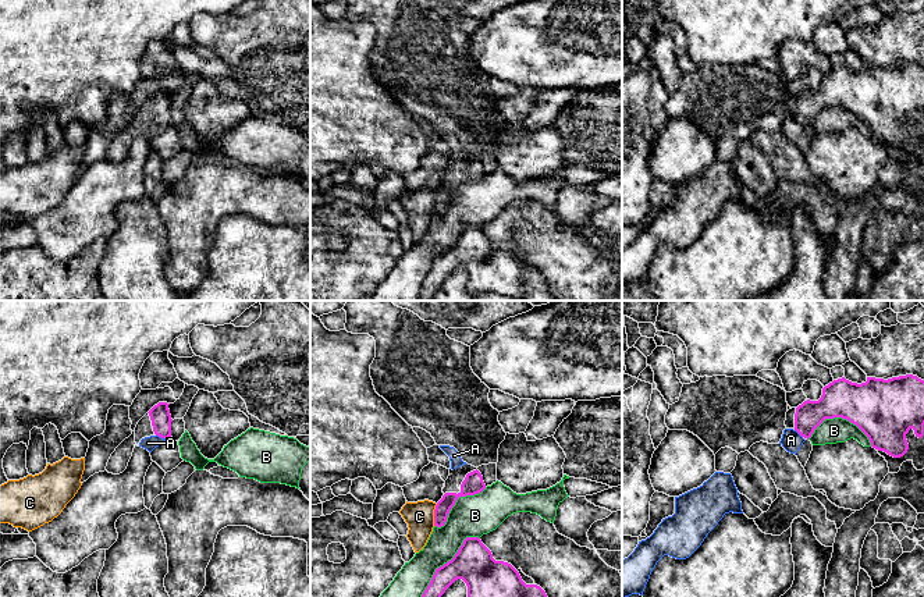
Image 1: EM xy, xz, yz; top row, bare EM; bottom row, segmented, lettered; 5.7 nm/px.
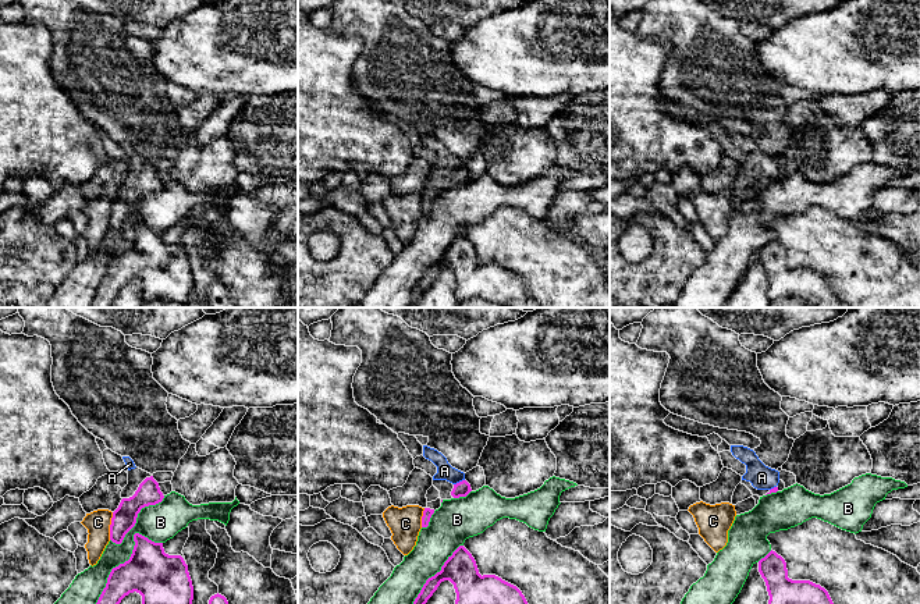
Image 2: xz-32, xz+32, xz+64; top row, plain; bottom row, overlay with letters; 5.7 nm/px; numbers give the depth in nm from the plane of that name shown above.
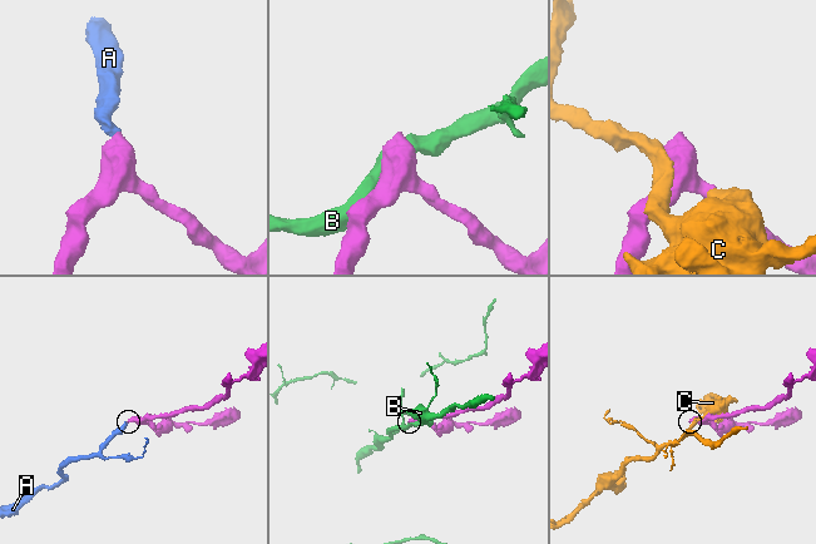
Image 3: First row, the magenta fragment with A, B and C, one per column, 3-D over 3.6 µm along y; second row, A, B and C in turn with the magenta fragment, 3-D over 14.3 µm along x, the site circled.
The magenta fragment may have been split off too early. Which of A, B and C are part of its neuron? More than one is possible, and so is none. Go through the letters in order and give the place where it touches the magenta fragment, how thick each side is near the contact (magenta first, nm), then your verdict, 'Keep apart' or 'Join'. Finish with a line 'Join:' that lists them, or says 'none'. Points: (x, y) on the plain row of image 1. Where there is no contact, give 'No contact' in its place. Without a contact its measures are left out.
A: Touches magenta at xy (160, 124). Thickness 120 nm (magenta) against 80 nm. Join
B: Touches magenta at xz (440, 255). Thickness 240 nm (magenta) against 190 nm. Keep apart
C: Touches magenta at xz (434, 203). Thickness 90 nm (magenta) against 160 nm. Keep apart
Join: A

